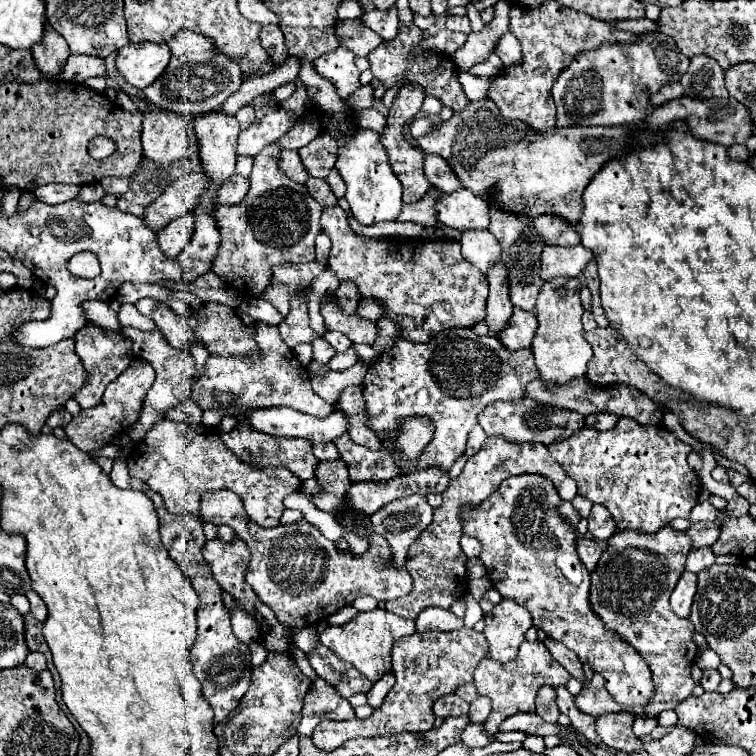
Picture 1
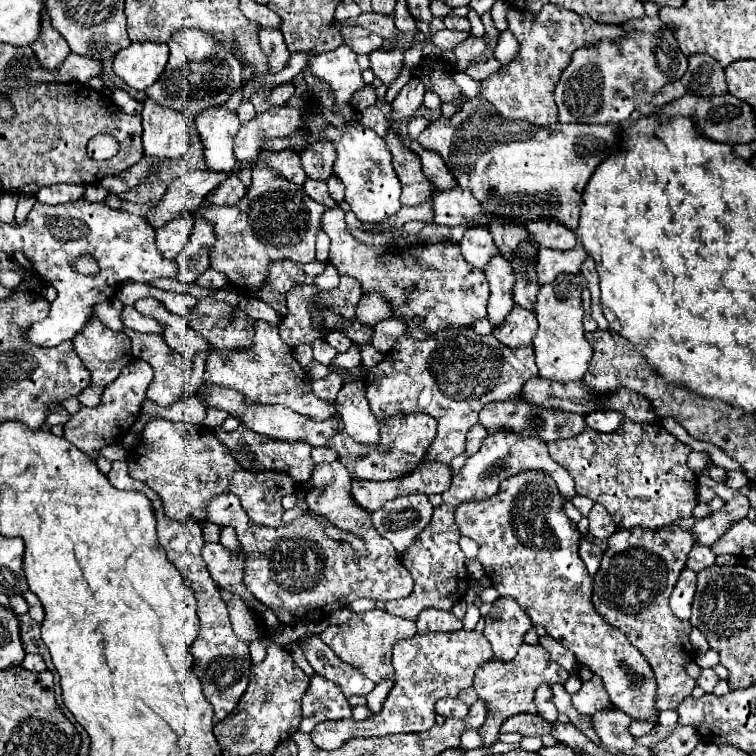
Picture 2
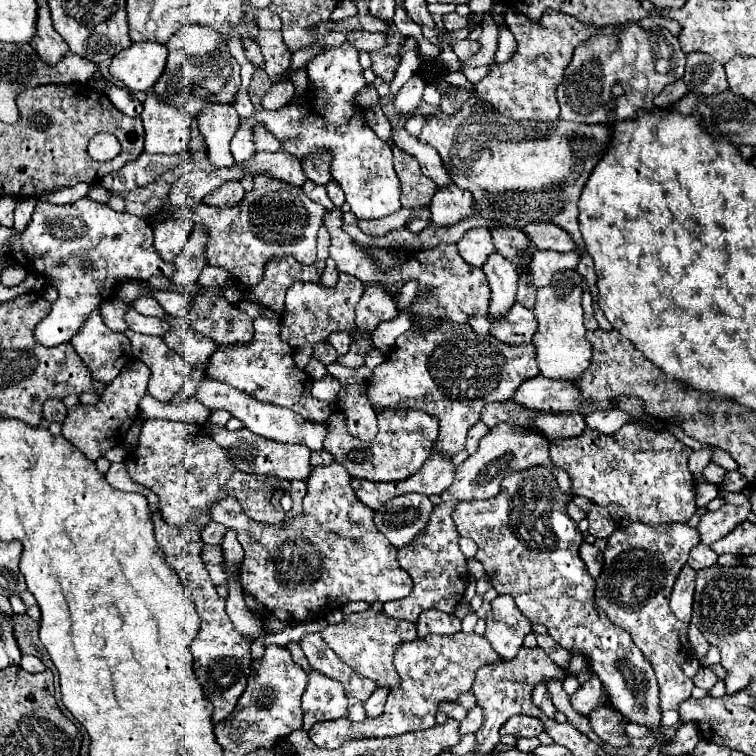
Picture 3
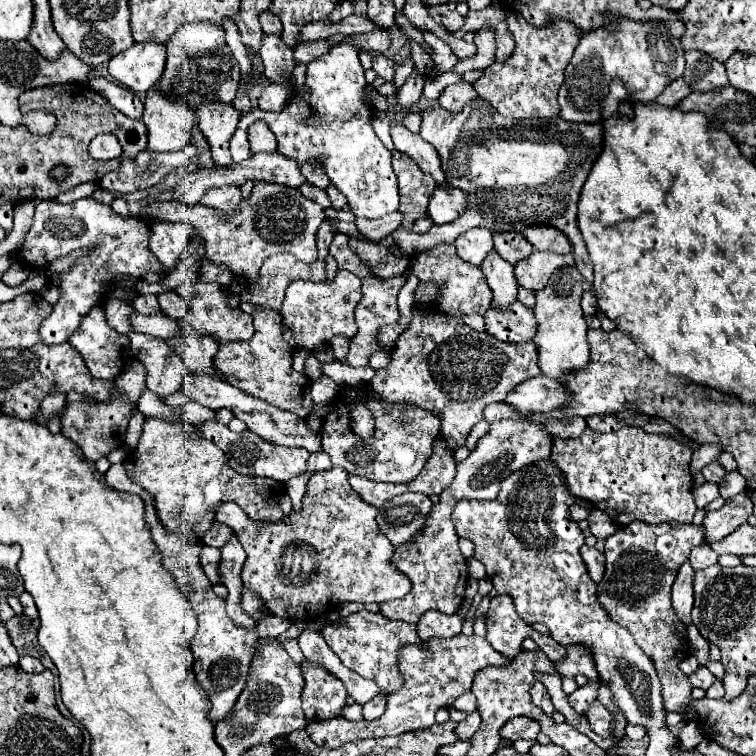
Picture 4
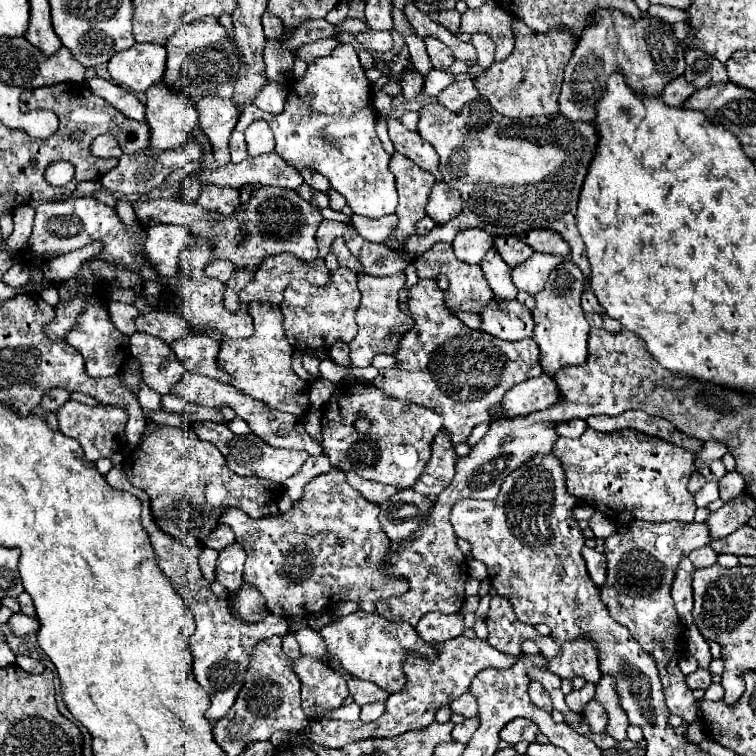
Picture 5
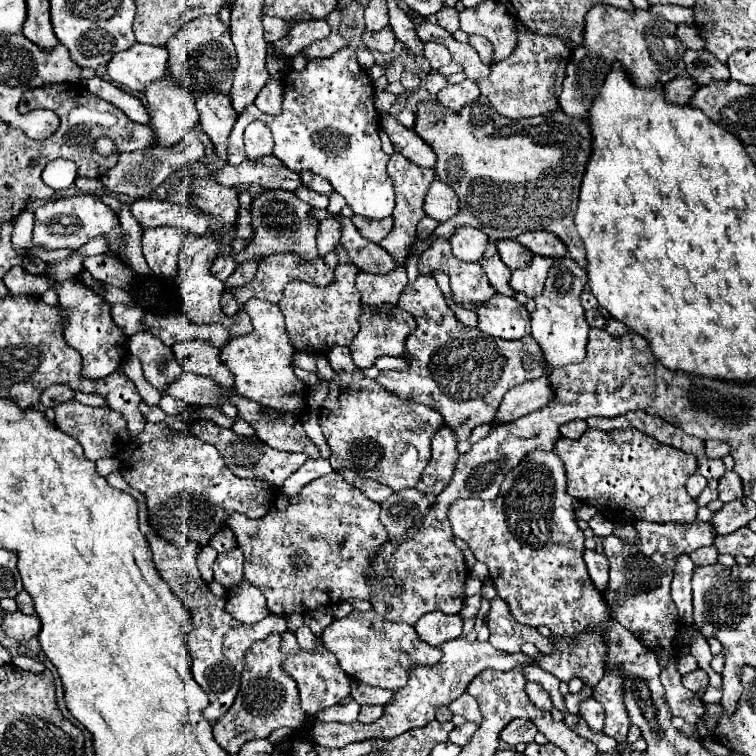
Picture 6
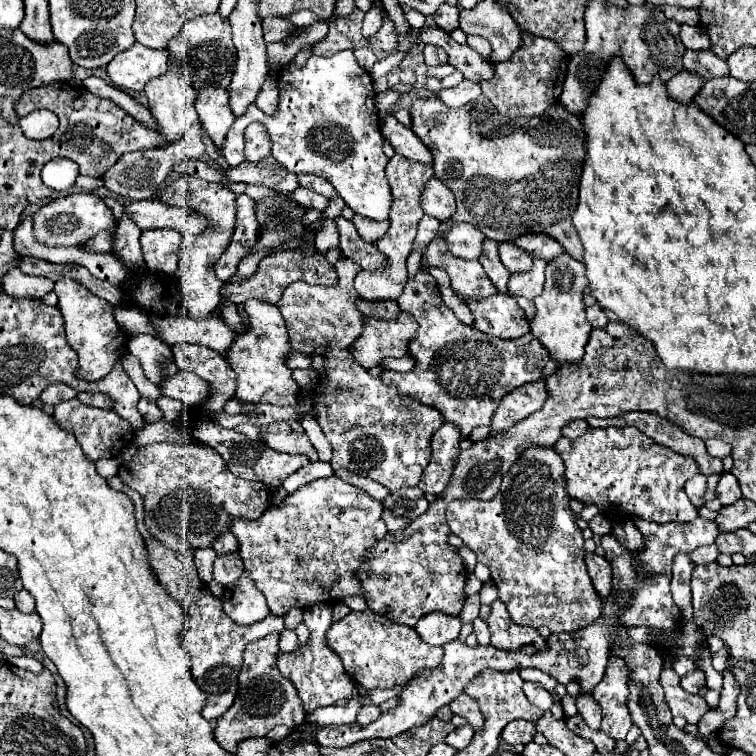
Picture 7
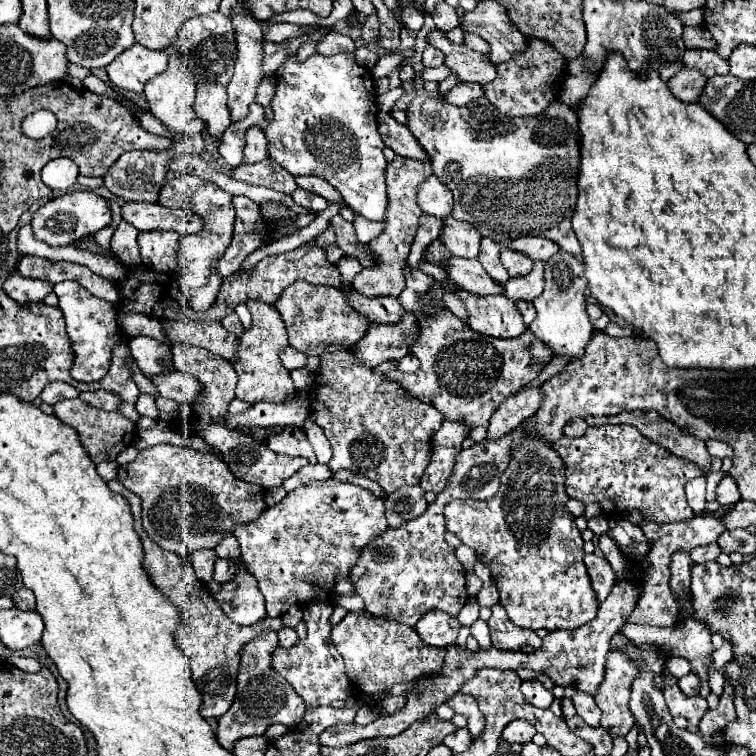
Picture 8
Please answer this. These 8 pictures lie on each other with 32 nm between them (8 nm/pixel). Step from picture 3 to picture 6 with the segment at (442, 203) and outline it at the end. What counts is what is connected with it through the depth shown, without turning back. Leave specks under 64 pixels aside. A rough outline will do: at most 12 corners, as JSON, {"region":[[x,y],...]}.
{"region":[[434,180],[424,212],[446,222],[460,210],[460,200],[448,184]]}

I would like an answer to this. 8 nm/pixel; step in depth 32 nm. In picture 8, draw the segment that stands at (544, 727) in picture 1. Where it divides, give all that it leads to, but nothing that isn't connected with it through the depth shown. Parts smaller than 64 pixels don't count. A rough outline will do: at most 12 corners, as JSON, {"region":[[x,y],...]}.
{"region":[[512,720],[502,732],[508,744],[526,744],[536,728],[526,720]]}

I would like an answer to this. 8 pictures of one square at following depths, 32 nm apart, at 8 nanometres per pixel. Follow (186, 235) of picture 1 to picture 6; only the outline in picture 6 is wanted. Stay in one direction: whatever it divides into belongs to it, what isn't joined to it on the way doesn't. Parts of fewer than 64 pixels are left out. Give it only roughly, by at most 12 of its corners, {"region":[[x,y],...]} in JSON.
{"region":[[184,228],[142,234],[142,252],[156,276],[178,276]]}

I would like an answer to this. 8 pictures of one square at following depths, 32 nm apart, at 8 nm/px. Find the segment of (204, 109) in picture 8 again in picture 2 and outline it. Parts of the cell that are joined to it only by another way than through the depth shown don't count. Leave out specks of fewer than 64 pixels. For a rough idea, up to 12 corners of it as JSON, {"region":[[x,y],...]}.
{"region":[[224,106],[198,114],[206,168],[230,176],[238,116]]}

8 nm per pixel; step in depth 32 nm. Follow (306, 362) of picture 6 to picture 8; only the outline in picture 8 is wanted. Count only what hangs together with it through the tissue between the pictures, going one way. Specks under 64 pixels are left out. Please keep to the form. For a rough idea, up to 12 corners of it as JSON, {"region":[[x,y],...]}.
{"region":[[286,348],[280,354],[284,368],[304,368],[308,356]]}

